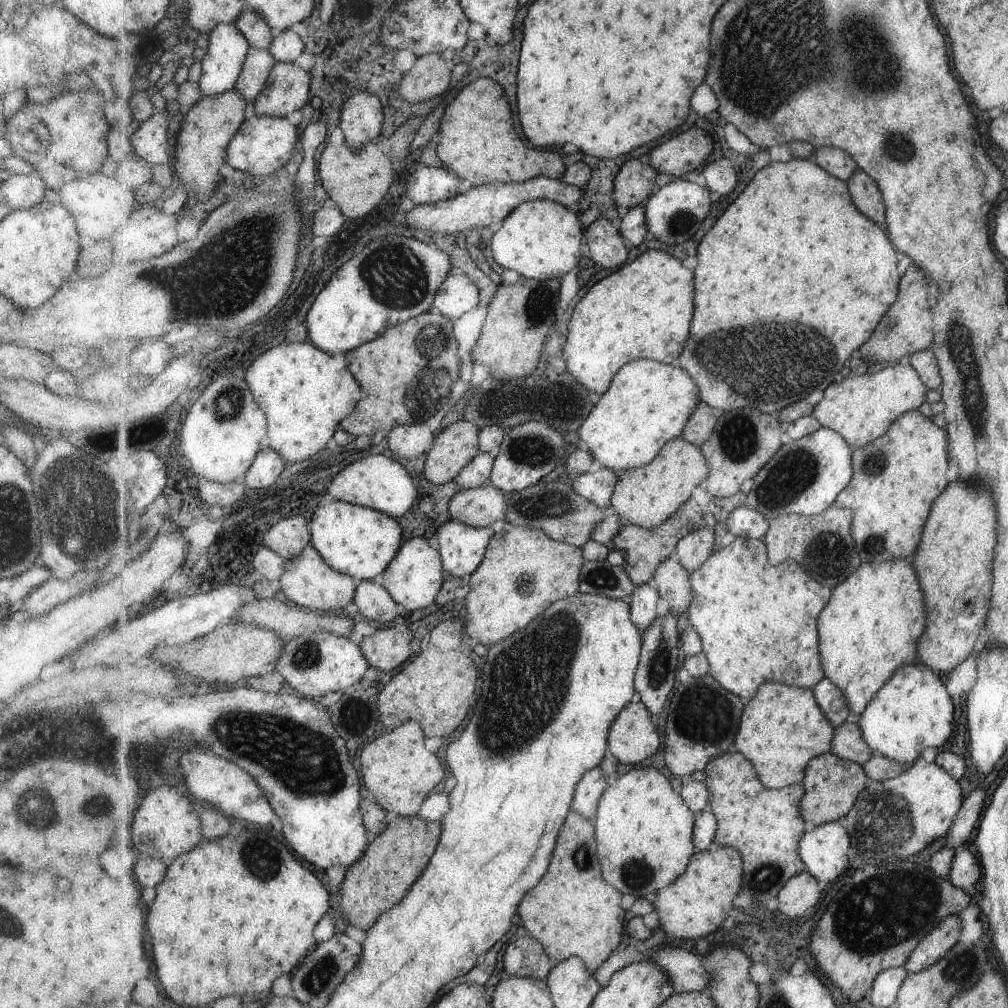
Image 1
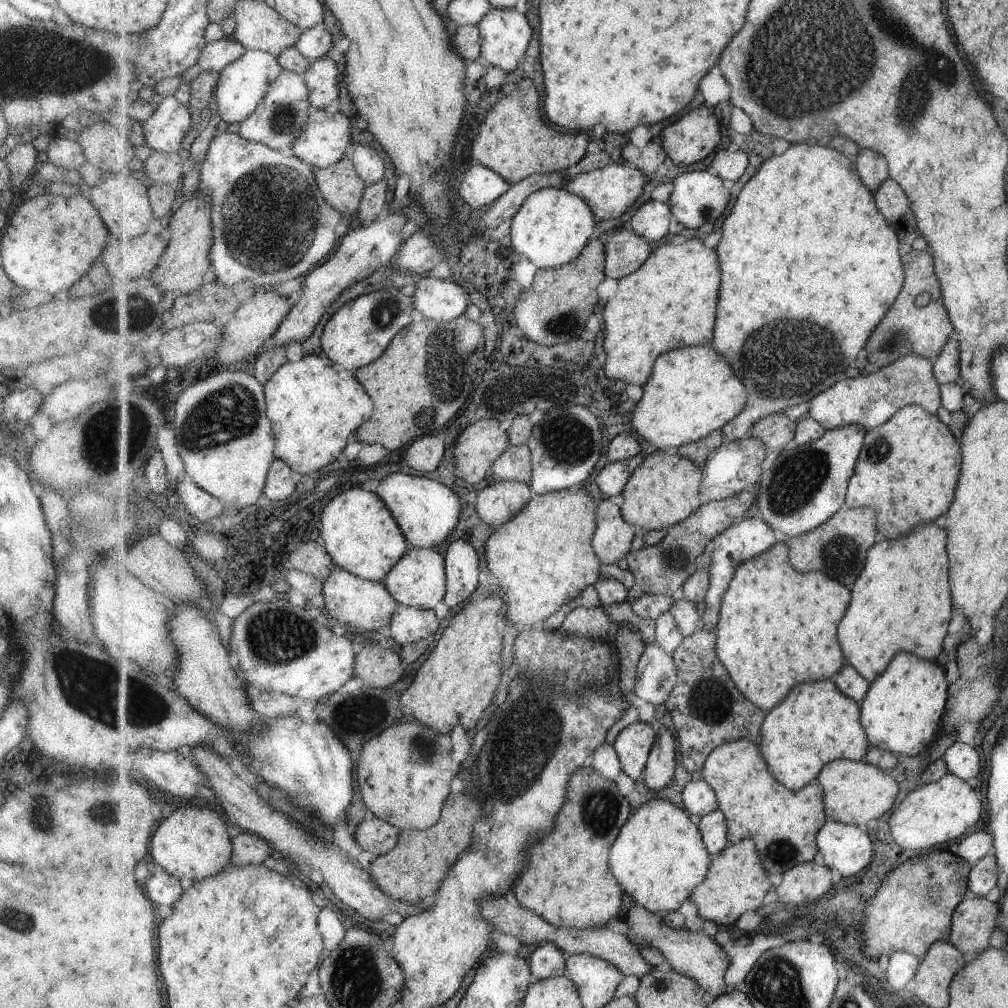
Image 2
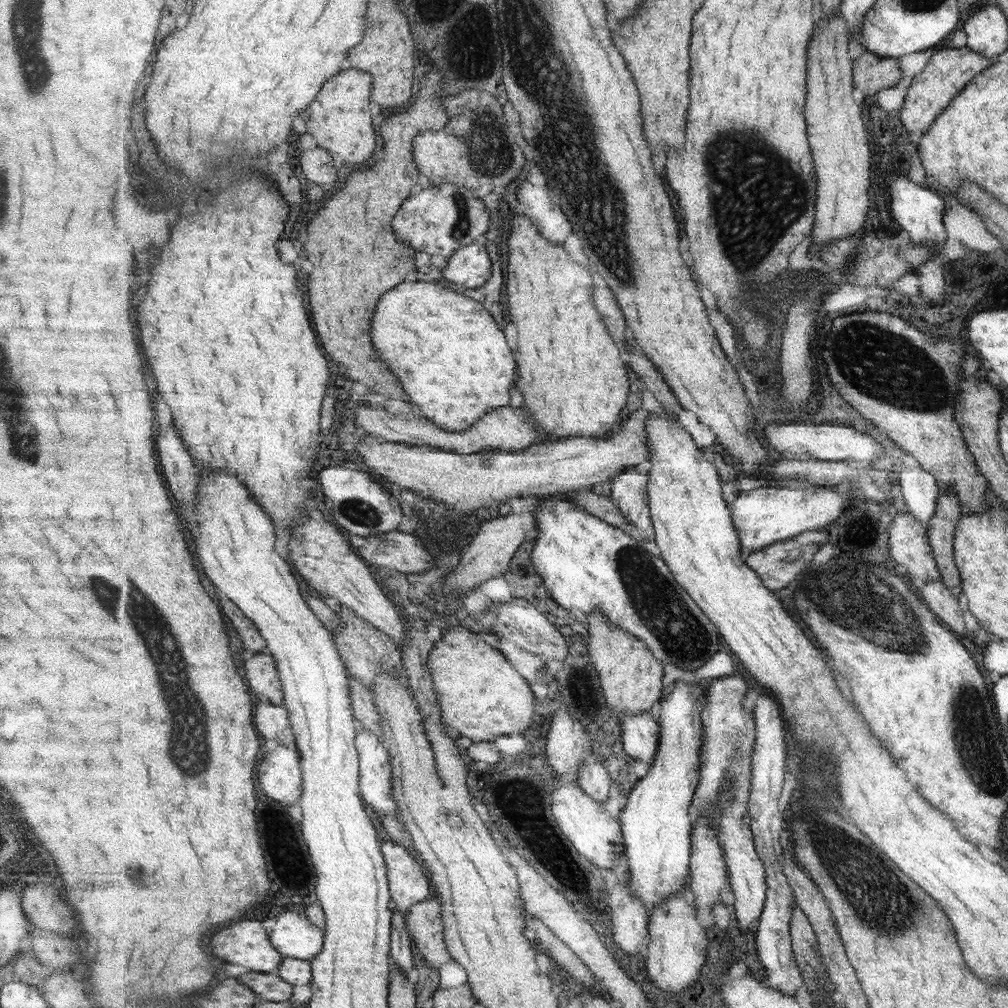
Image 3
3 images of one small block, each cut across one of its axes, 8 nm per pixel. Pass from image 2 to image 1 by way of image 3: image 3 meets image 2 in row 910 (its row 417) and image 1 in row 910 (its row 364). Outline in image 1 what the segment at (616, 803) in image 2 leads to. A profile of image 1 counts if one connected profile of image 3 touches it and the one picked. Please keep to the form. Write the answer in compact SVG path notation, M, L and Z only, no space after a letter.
M577 811L571 812L567 818L567 826L563 826L563 834L559 836L559 846L555 850L555 858L551 860L547 878L543 878L543 882L535 886L535 890L531 890L531 894L527 894L527 898L523 898L519 906L519 914L525 920L521 924L541 942L545 952L553 960L560 963L571 957L582 958L593 974L623 942L623 932L630 916L621 906L621 892L603 880L599 862L595 818L587 818Z

